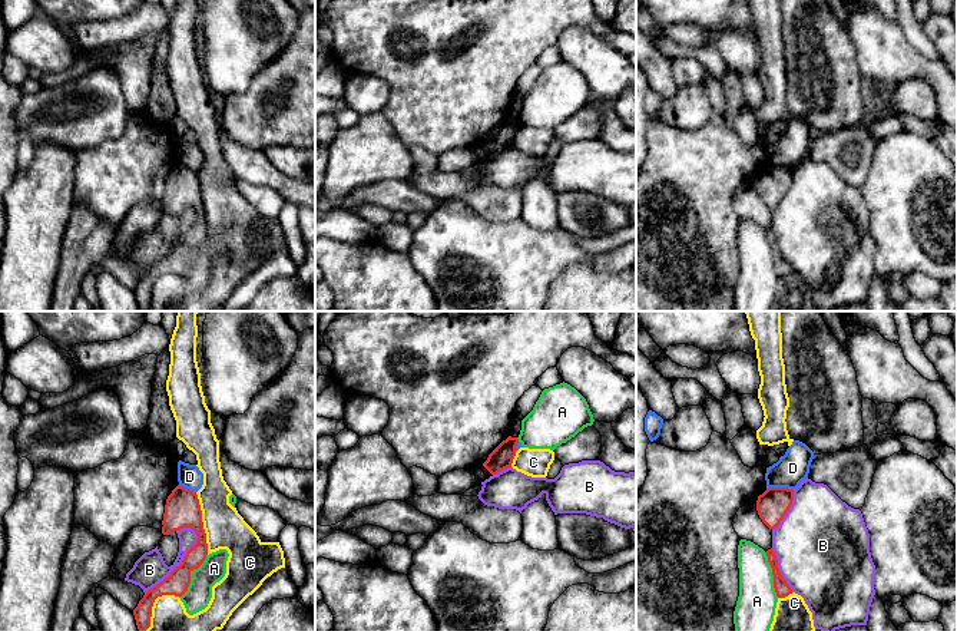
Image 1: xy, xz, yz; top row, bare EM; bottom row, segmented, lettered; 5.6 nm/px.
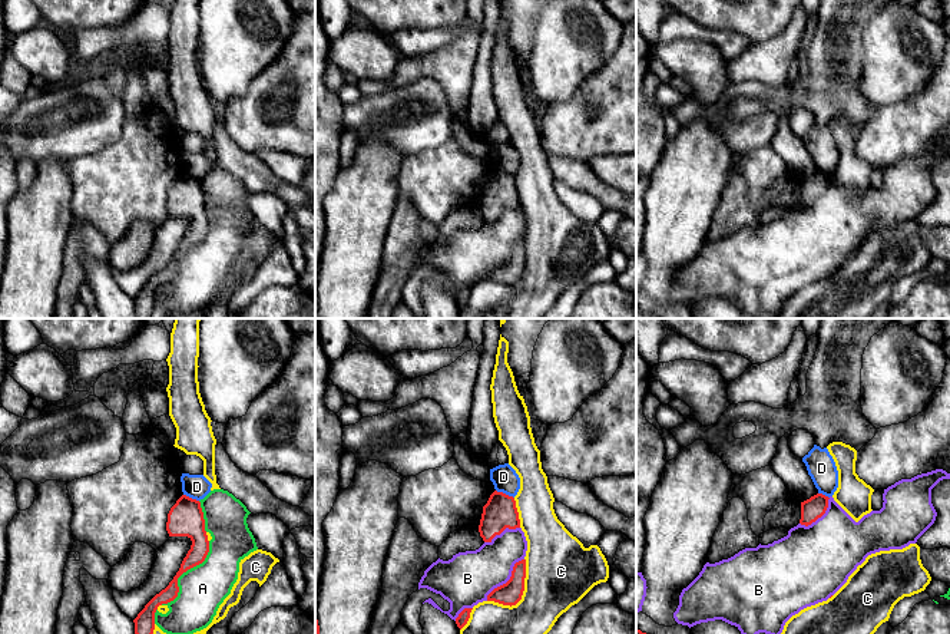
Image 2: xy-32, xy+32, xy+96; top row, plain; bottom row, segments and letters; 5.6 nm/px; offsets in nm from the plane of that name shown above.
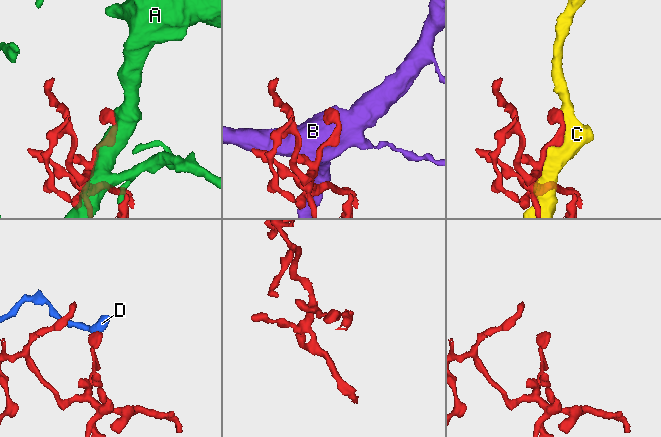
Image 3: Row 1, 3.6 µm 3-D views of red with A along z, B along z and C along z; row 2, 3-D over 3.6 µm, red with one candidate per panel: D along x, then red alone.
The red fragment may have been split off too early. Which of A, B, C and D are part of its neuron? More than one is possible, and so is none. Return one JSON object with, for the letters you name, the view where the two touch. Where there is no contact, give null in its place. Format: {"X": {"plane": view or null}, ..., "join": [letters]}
{"join": []}

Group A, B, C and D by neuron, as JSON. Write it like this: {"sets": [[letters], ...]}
{"sets": [["A"], ["B"], ["C"], ["D"]]}

